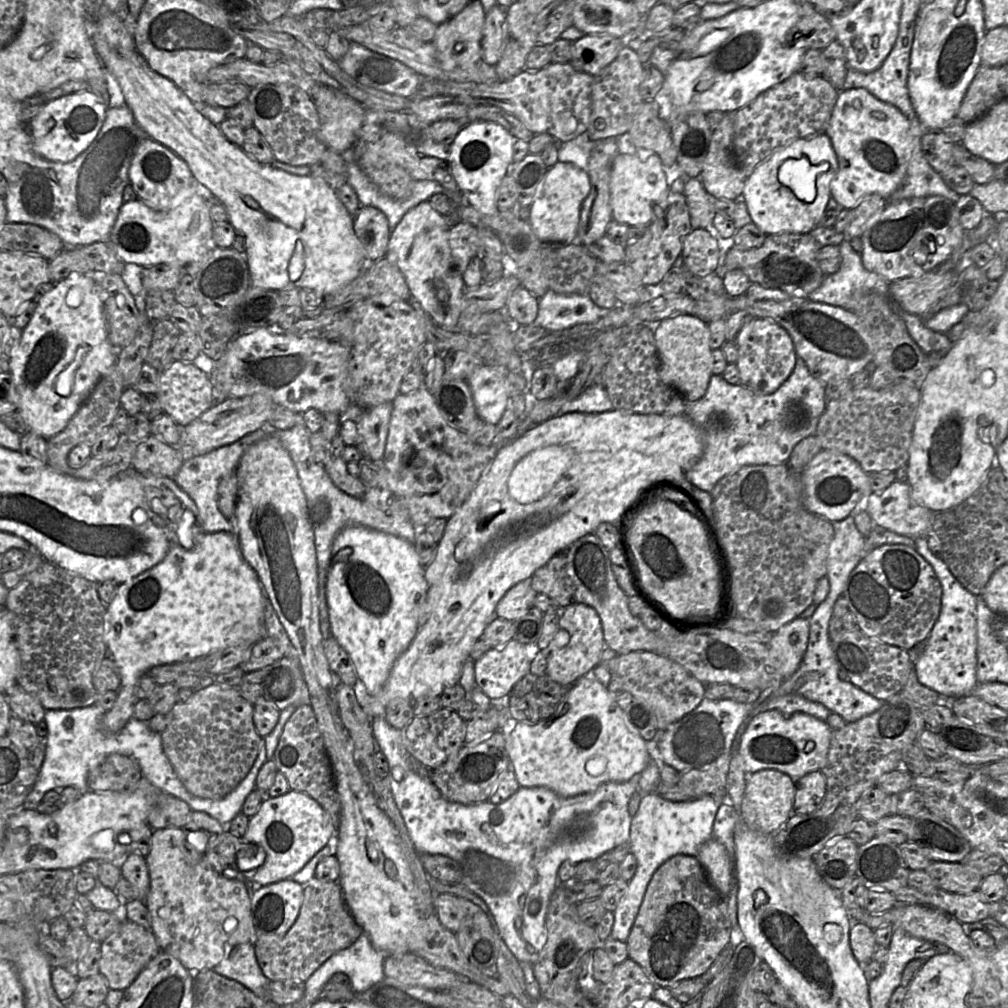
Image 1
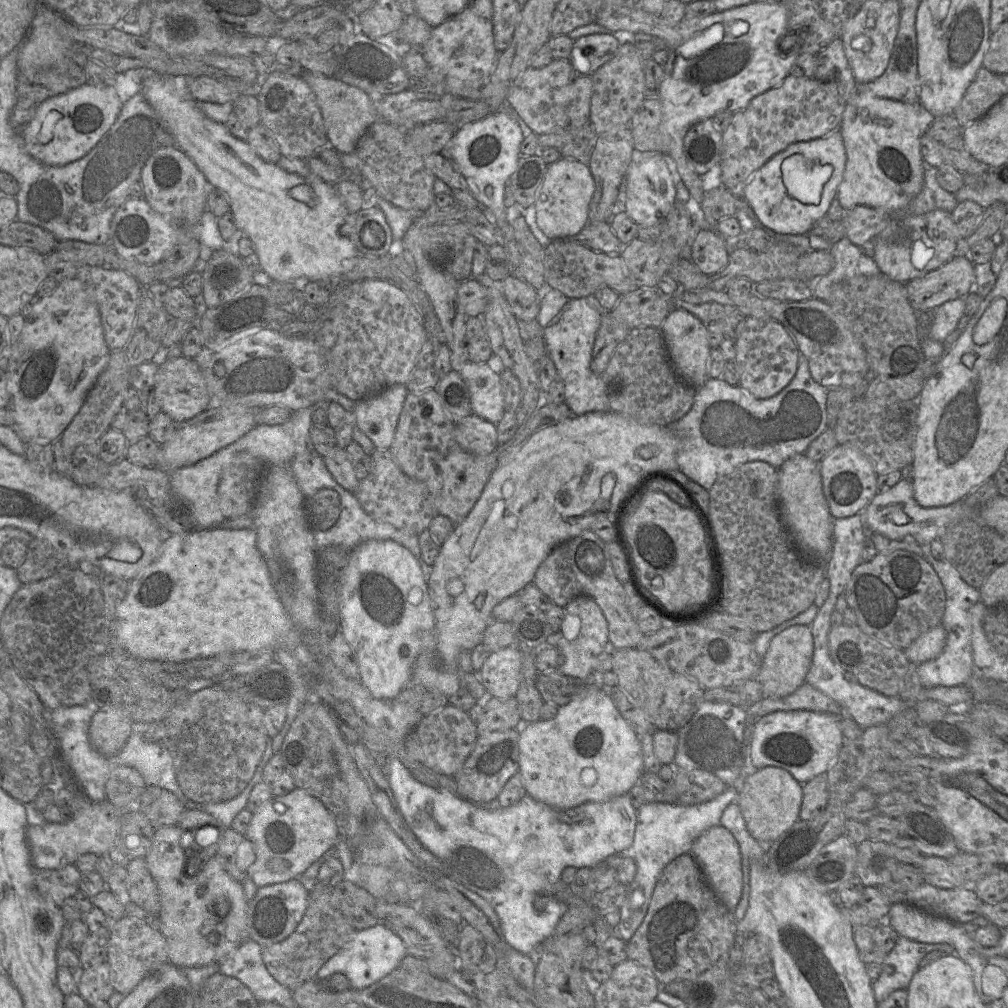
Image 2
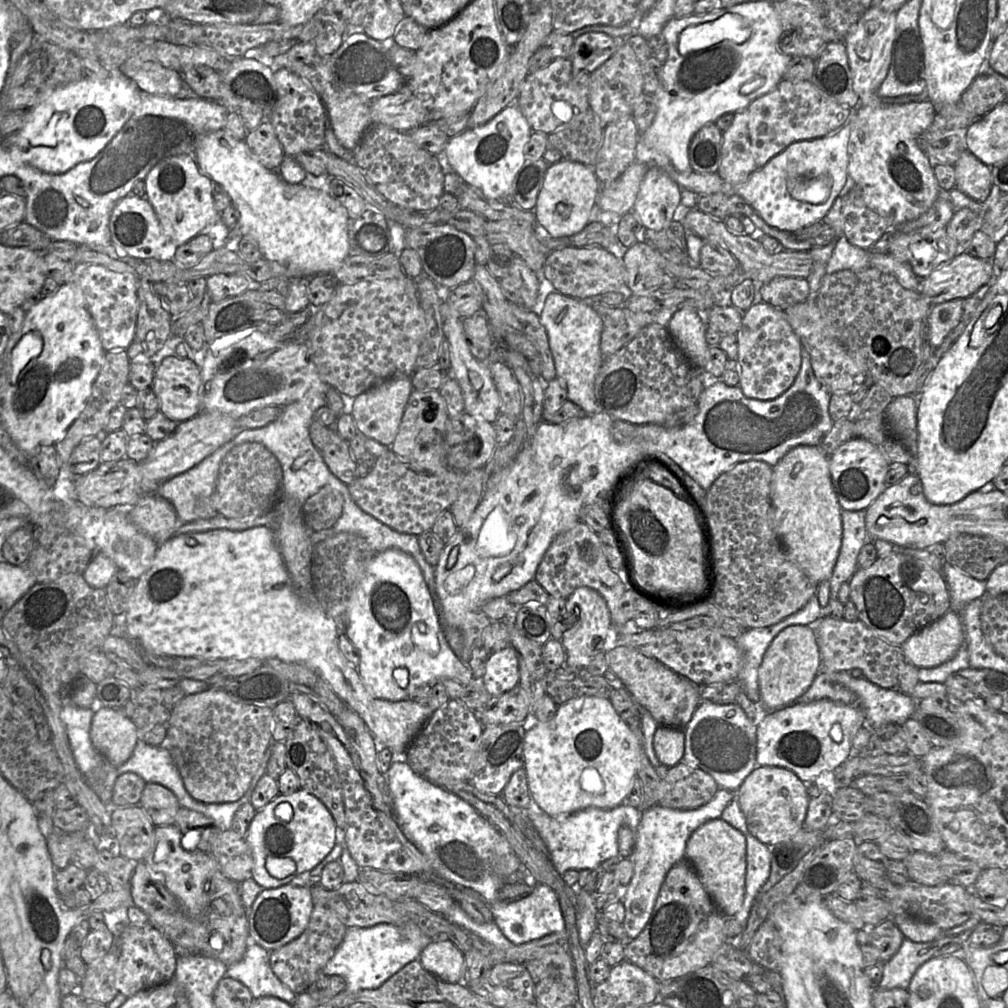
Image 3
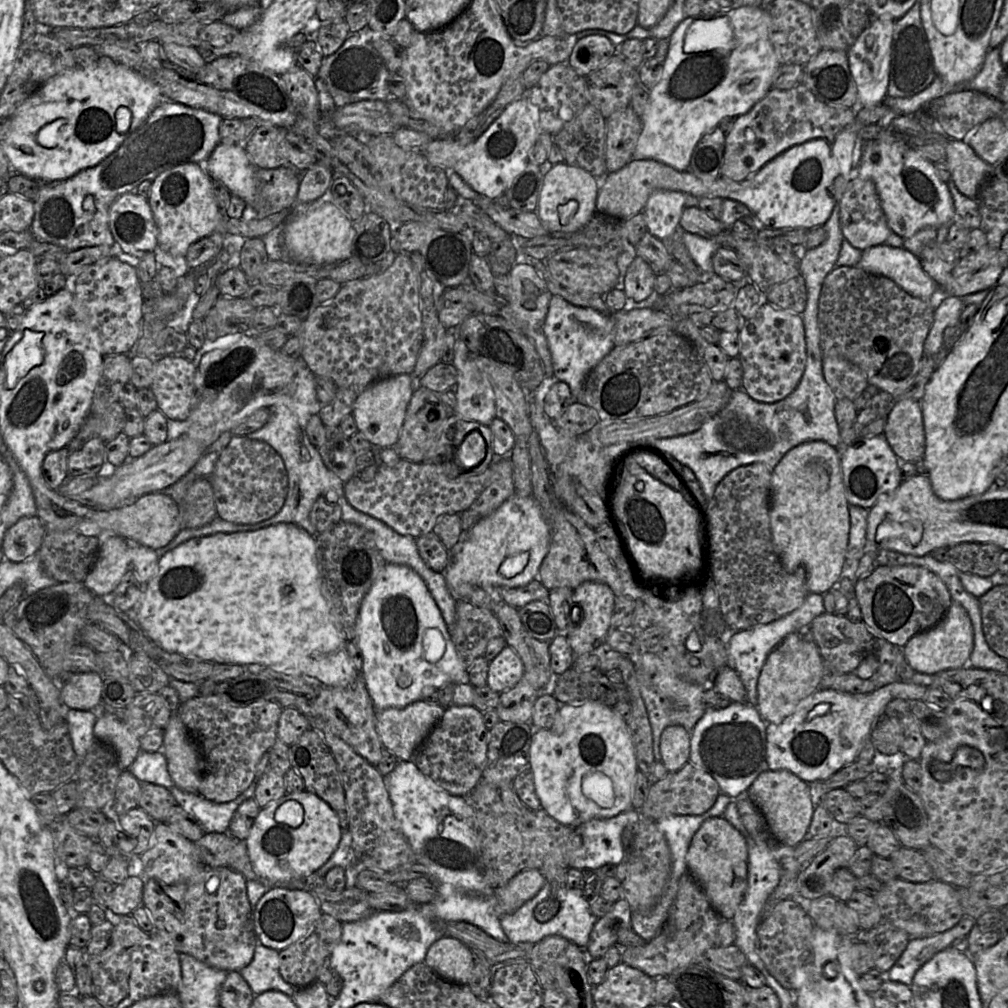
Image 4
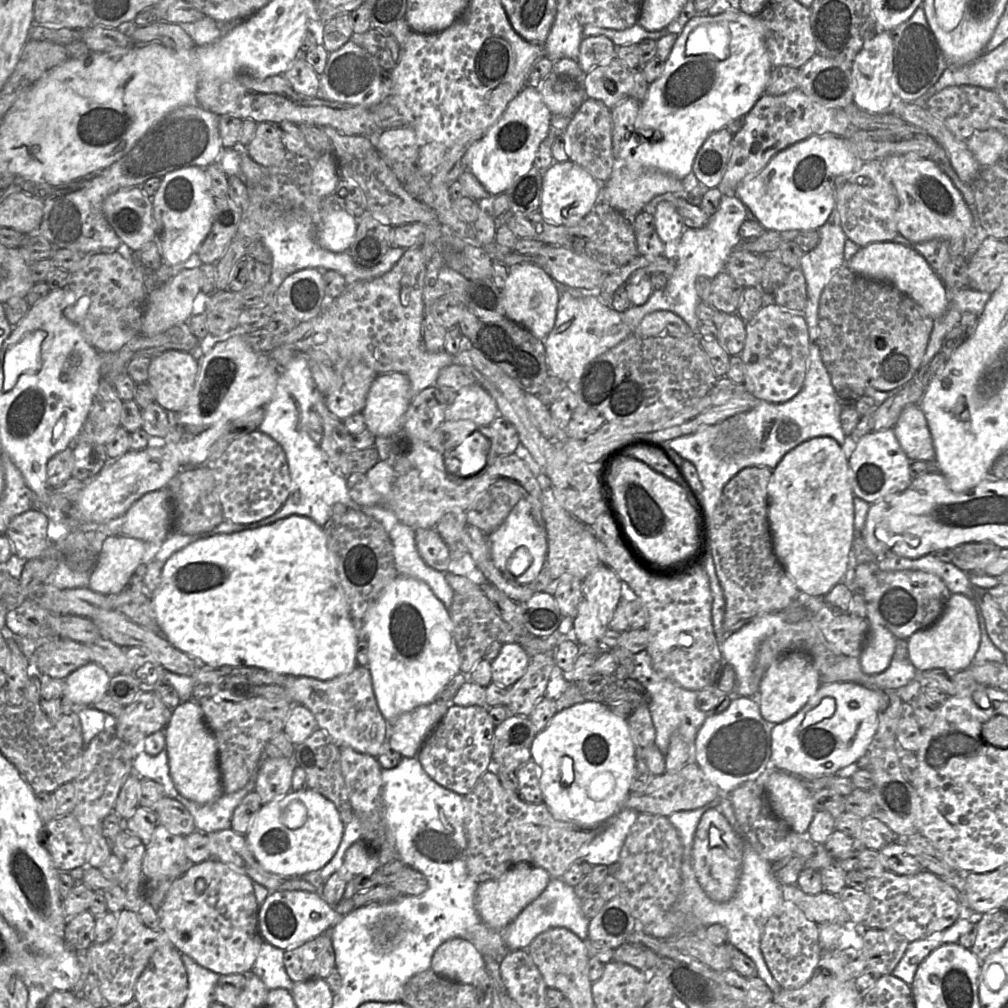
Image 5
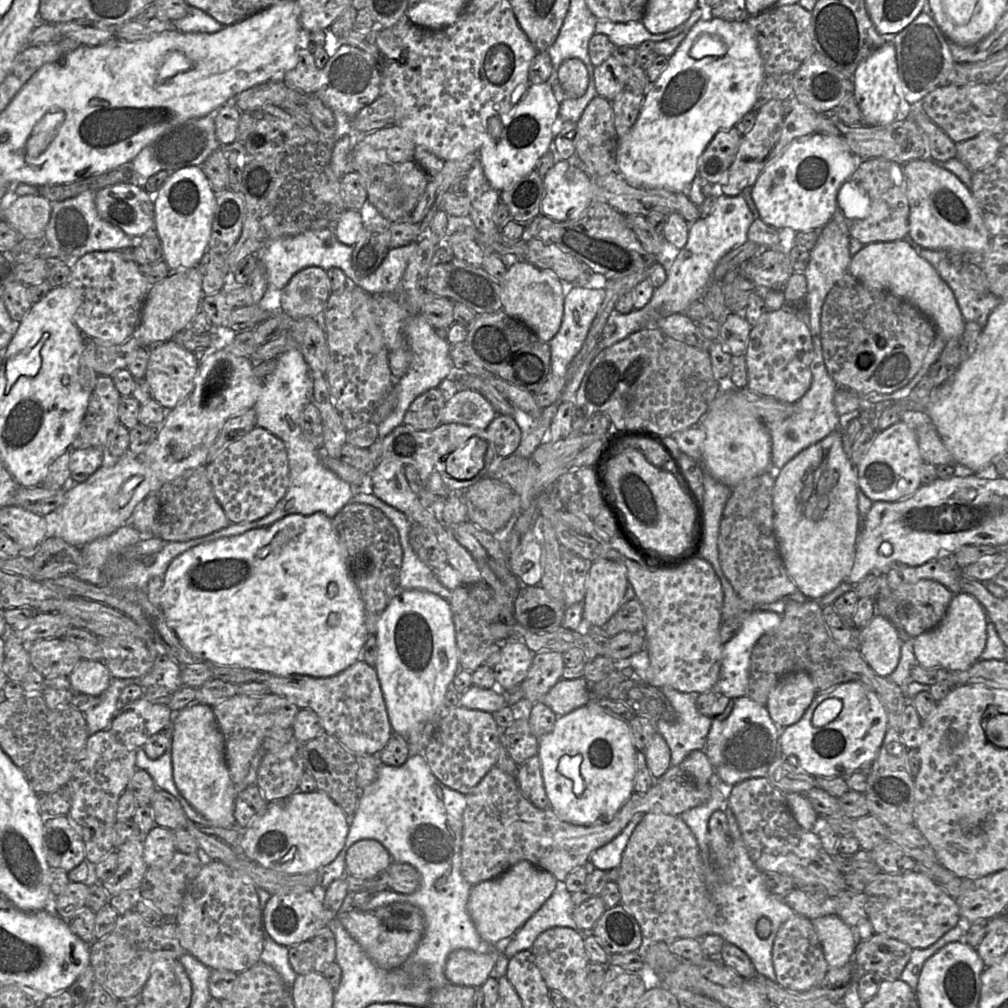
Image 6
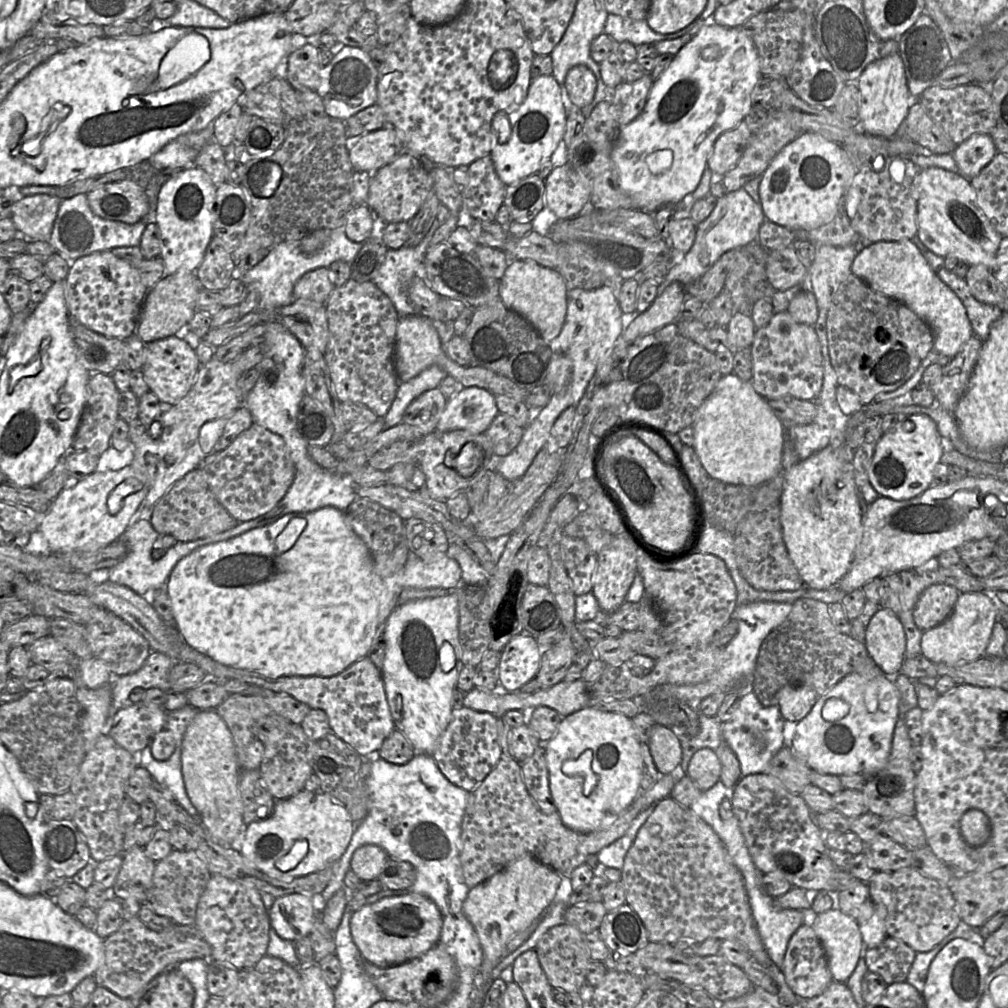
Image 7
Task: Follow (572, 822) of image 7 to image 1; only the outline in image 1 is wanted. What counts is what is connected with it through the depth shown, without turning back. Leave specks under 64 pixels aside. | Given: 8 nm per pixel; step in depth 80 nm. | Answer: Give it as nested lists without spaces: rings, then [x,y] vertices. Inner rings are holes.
[[[592,675],[582,676],[569,687],[552,717],[537,724],[518,722],[505,737],[520,786],[548,788],[566,798],[593,792],[607,782],[628,781],[652,759],[646,741],[607,687]]]

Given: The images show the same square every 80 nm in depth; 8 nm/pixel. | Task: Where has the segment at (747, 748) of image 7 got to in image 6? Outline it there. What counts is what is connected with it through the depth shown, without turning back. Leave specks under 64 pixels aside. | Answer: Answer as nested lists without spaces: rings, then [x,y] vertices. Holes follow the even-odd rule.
[[[748,695],[736,698],[734,706],[723,720],[713,718],[703,750],[712,763],[715,774],[727,785],[735,785],[748,778],[765,777],[770,765],[779,755],[779,728],[766,706]]]

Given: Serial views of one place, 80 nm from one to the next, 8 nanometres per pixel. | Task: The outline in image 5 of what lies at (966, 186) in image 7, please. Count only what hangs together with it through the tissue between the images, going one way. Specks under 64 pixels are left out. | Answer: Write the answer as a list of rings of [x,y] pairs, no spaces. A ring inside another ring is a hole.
[[[914,154],[894,155],[882,161],[885,175],[898,198],[898,233],[912,243],[935,238],[965,238],[975,231],[973,216],[951,179],[931,160]]]

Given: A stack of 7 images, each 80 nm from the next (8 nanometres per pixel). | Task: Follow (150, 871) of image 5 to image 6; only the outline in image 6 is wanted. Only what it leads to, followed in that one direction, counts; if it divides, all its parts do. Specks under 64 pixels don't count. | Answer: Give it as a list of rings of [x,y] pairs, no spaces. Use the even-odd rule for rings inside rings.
[[[155,825],[143,837],[144,860],[148,868],[162,867],[168,864],[177,852],[174,831]]]

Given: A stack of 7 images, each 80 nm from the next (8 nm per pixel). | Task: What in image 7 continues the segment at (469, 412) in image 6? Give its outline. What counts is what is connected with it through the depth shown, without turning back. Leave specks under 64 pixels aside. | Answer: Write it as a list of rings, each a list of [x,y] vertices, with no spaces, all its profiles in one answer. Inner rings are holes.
[[[459,386],[454,396],[448,399],[435,431],[447,432],[460,429],[467,430],[473,434],[485,433],[498,413],[495,395],[493,393],[475,386]]]

